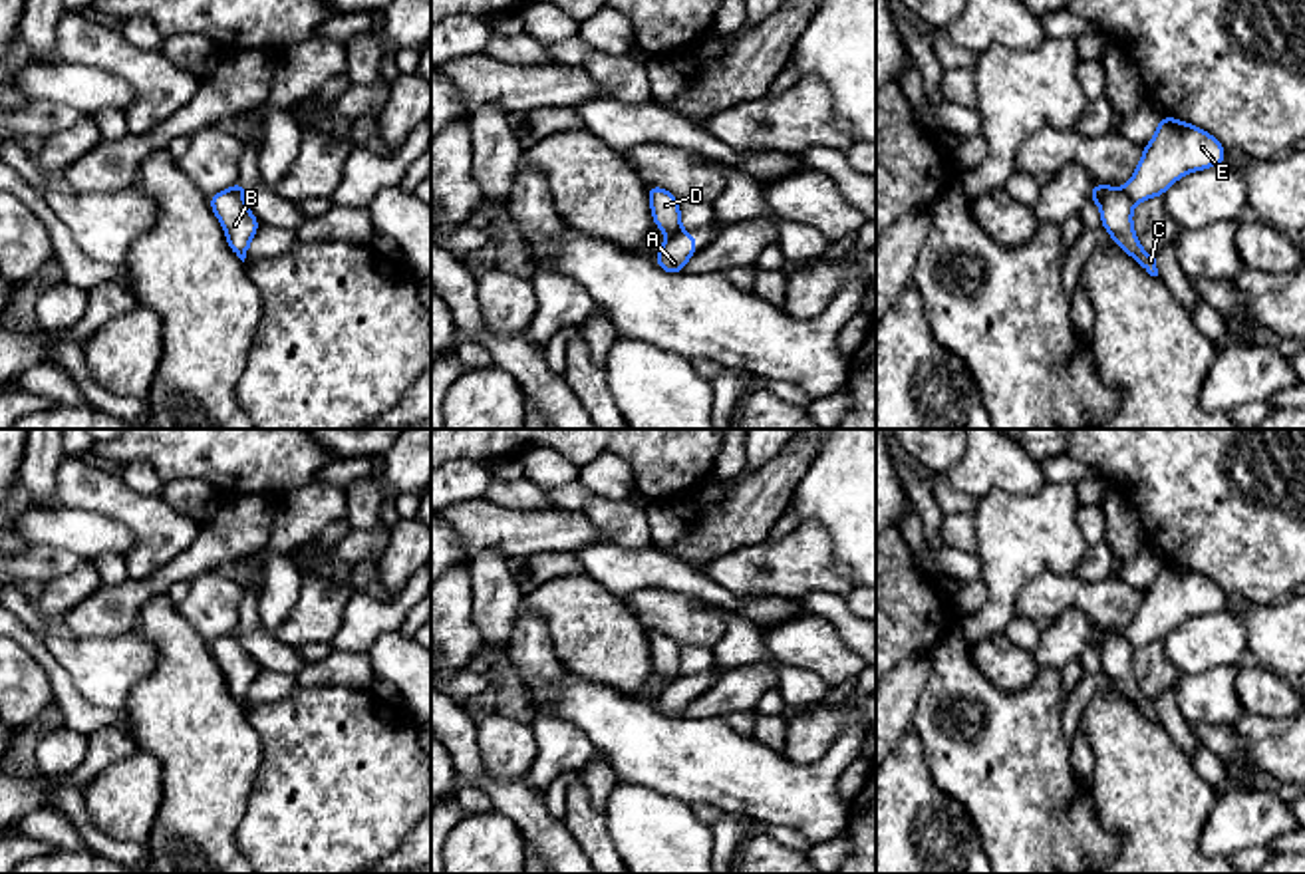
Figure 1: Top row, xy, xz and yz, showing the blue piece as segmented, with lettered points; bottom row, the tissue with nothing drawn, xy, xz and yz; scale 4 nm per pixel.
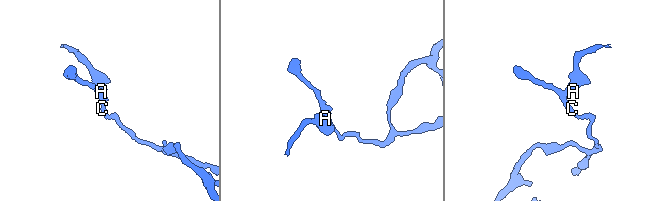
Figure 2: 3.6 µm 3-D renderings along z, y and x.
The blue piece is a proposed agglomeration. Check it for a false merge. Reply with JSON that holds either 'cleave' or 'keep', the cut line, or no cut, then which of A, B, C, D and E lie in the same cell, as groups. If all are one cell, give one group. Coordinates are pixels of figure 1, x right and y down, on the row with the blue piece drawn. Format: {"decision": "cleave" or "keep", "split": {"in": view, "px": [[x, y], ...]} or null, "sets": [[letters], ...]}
{"decision": "cleave", "split": {"in": "yz", "px": [[1123, 187], [1135, 201]]}, "sets": [["A", "E"], ["B", "C", "D"]]}

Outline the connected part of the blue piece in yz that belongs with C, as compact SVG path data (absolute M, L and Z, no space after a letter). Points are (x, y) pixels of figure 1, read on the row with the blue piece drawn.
M1094 183L1088 201L1100 205L1100 224L1108 230L1110 238L1150 276L1158 276L1156 258L1140 246L1132 228L1134 201L1124 193L1124 189L1110 189L1104 183Z

